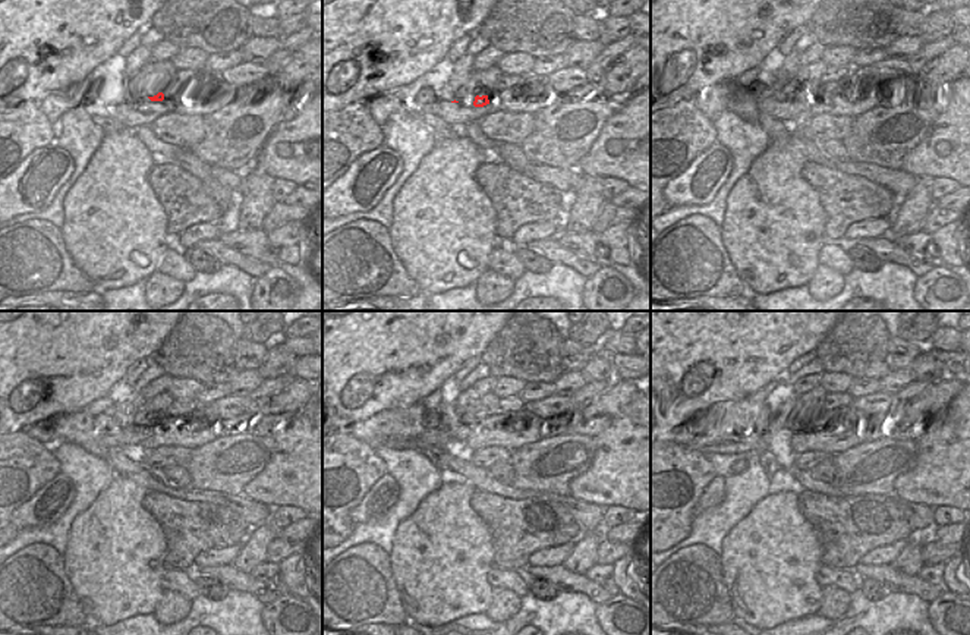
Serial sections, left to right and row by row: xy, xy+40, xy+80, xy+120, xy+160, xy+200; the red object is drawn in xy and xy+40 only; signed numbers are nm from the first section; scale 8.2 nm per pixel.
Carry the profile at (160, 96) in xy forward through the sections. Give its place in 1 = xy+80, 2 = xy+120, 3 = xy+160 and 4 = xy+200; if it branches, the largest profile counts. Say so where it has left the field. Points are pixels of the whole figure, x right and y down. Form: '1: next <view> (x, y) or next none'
1: next xy+80 (805, 106)
2: next xy+120 (135, 434)
3: next xy+160 (438, 437)
4: next xy+200 (726, 443)

